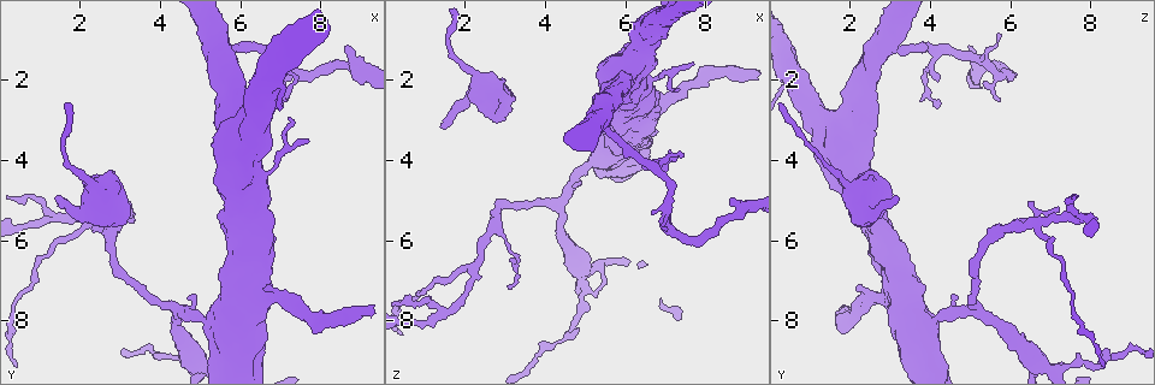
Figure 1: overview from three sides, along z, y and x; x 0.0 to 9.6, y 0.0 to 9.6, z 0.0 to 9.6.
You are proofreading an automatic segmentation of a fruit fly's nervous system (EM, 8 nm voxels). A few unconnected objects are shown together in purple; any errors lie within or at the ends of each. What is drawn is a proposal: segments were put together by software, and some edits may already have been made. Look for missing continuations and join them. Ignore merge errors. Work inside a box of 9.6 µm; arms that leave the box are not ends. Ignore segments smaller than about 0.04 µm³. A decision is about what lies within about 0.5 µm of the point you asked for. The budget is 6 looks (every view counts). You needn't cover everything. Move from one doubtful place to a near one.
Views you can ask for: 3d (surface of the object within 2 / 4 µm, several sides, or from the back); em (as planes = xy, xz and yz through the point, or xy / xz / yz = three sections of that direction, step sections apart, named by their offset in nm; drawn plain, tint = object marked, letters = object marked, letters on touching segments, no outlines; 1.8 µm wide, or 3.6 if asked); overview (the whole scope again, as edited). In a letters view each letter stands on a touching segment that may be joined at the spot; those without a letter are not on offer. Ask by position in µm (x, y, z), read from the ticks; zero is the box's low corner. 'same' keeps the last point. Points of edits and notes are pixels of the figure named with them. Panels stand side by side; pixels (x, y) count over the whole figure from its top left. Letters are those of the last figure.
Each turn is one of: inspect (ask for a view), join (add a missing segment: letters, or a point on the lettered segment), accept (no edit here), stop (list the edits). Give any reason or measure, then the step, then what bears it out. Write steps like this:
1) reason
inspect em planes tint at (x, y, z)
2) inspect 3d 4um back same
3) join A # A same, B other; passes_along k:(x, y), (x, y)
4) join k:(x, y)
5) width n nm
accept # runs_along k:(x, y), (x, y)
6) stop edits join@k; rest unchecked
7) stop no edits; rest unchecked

branch stops here
inspect em 3.6um planes letters at (3.15, 5.55, 2.45)

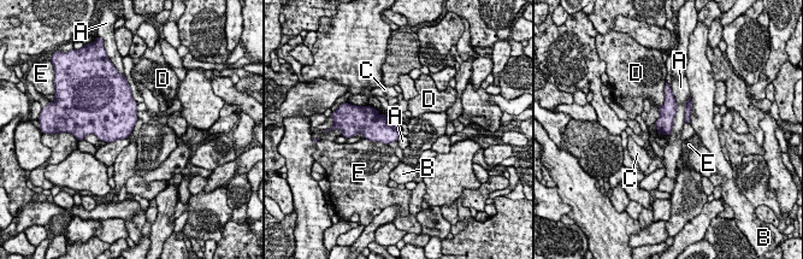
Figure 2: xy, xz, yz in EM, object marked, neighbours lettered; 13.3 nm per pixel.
longest_contact A 600 nm
accept # A other, B other, C other, D other, E other; border 2:(673, 93), (675, 116), (669, 136); none of them fits

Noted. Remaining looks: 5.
branch stops here
inspect em planes letters at (1.45, 4.85, 3.15)

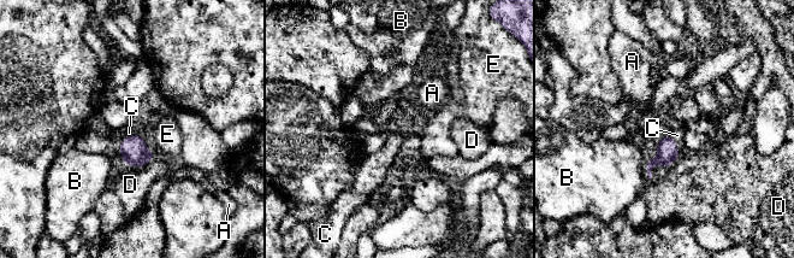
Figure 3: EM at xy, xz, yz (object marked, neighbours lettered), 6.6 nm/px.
join C # A other, B other, C same, D other, E other; passes_along 3:(668, 152), (675, 144), (677, 135); it goes on there

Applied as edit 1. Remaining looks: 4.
branch stops here
inspect em planes letters at (8.70, 1.15, 5.00)

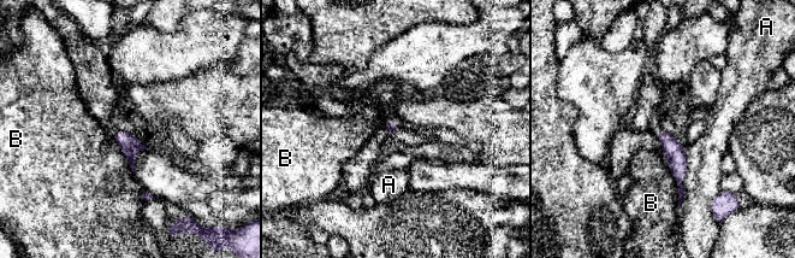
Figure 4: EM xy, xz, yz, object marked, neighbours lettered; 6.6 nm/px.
accept # A other, B other; runs_along 4:(662, 134), (675, 154), (681, 191); none of them fits

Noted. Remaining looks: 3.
stop edits join@3; rest unchecked

